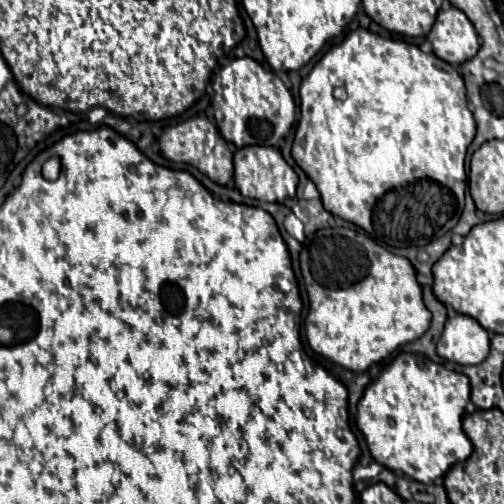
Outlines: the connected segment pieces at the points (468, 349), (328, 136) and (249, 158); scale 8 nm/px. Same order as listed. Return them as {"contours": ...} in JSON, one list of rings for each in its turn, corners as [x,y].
{"contours":[[[[453,315],[437,343],[439,357],[459,365],[479,365],[490,353],[490,336],[473,317]]],[[[357,29],[349,33],[339,45],[331,47],[313,67],[313,71],[303,79],[301,83],[301,119],[297,123],[295,141],[293,141],[293,159],[295,163],[307,173],[307,177],[317,185],[321,193],[323,207],[345,219],[355,223],[357,227],[365,229],[379,245],[385,247],[425,247],[433,239],[443,237],[447,231],[451,231],[463,211],[465,205],[465,187],[467,187],[467,173],[465,171],[465,155],[467,147],[471,145],[475,137],[475,119],[471,111],[467,109],[467,93],[465,83],[461,75],[451,69],[449,63],[439,59],[433,53],[423,53],[419,47],[409,45],[405,41],[393,41],[379,37],[367,29]]],[[[251,145],[235,153],[235,185],[243,197],[269,201],[269,203],[283,203],[285,199],[295,197],[297,175],[277,149]]]]}

